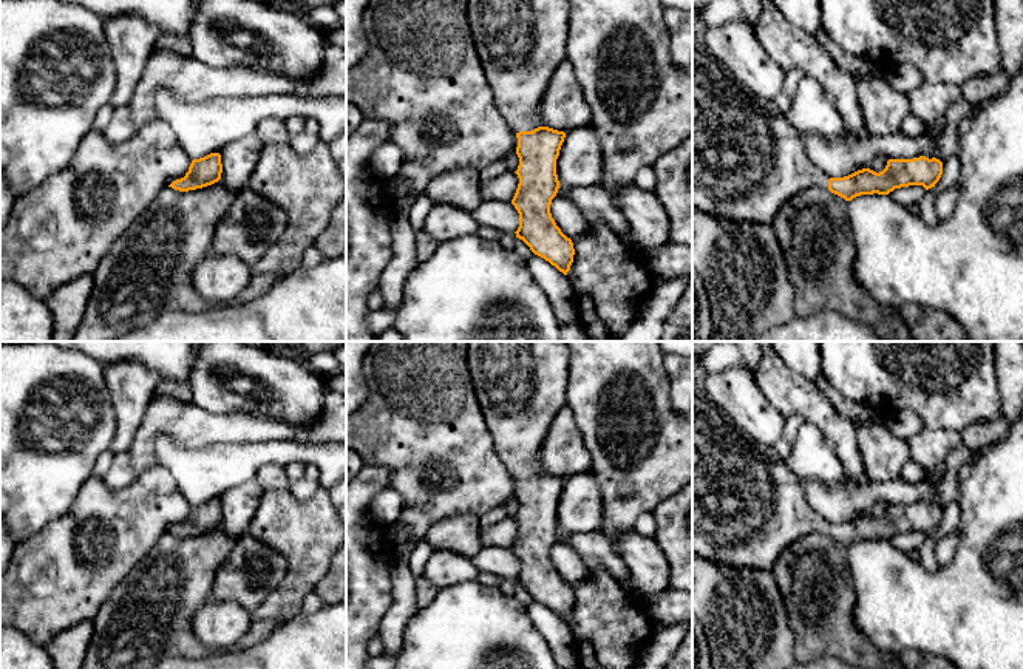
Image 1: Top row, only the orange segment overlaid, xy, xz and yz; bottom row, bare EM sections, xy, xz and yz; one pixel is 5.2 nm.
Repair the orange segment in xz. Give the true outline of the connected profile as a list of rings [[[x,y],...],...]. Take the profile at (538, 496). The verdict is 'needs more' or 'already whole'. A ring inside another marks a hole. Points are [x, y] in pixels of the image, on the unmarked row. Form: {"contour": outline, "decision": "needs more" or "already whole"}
{"contour": [[[468,341],[467,363],[495,450],[518,484],[519,511],[515,519],[519,530],[512,545],[519,559],[516,584],[567,621],[575,601],[573,589],[550,559],[559,535],[556,505],[566,479],[541,473],[538,456],[553,419],[567,406],[569,346],[566,341]]], "decision": "needs more"}

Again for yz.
{"contour": [[[692,392],[692,553],[717,565],[773,572],[780,553],[794,541],[817,533],[851,547],[861,541],[889,541],[895,535],[923,531],[935,533],[943,521],[943,508],[936,504],[889,505],[882,518],[858,516],[844,524],[828,524],[816,513],[804,496],[799,477],[788,468],[787,460],[760,448],[746,439],[719,408],[708,399]]], "decision": "needs more"}

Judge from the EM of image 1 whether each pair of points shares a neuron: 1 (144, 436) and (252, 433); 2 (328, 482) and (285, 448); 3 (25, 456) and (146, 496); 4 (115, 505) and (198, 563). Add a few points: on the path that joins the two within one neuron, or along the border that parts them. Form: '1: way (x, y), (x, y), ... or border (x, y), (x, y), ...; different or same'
1: way (170, 427), (226, 428); same
2: way (326, 468), (311, 453), (299, 451); same
3: border (90, 475), (70, 507); different
4: border (167, 532), (136, 563); different

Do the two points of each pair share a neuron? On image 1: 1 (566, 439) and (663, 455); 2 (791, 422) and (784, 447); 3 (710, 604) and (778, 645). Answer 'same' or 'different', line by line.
1: different
2: same
3: same

